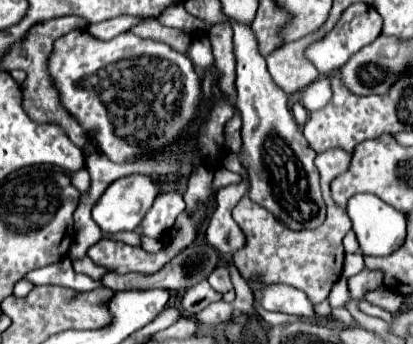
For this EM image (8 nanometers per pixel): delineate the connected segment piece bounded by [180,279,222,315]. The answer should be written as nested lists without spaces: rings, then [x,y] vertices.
[[[204,279],[204,281],[200,281],[198,285],[194,285],[192,289],[188,289],[188,291],[182,295],[180,307],[182,307],[182,311],[184,311],[186,315],[194,315],[194,313],[202,311],[204,307],[208,307],[210,303],[220,301],[220,299],[222,299],[222,293],[214,291],[214,289],[210,287],[210,283]]]

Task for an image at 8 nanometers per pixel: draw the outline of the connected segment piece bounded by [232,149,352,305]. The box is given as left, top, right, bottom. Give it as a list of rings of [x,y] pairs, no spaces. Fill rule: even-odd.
[[[330,149],[326,153],[318,153],[314,159],[318,173],[320,173],[322,195],[324,195],[324,201],[328,207],[326,221],[318,229],[292,231],[286,225],[282,225],[270,211],[254,205],[248,197],[240,199],[240,203],[232,211],[232,217],[242,227],[244,235],[246,235],[246,243],[242,249],[232,253],[232,259],[234,259],[234,265],[238,265],[244,279],[260,277],[264,283],[292,285],[292,287],[304,291],[314,305],[322,303],[328,297],[332,285],[342,275],[342,263],[344,263],[342,237],[352,229],[346,211],[340,209],[338,205],[334,205],[334,201],[330,199],[330,181],[348,171],[350,159],[352,157],[346,155],[346,151],[342,151],[342,149]]]

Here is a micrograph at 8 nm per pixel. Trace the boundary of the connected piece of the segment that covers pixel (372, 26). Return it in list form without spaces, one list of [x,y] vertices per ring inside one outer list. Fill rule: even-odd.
[[[352,3],[350,7],[346,7],[346,11],[342,11],[334,29],[330,33],[326,33],[320,41],[306,47],[304,55],[318,69],[318,73],[322,73],[322,75],[334,73],[336,69],[340,69],[346,63],[346,59],[350,59],[350,55],[354,55],[354,51],[360,51],[364,45],[372,43],[380,35],[380,29],[382,29],[382,17],[372,5]]]

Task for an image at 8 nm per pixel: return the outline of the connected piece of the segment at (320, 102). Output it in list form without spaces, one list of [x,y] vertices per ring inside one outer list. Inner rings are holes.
[[[318,77],[314,83],[310,83],[302,91],[302,105],[308,111],[316,111],[318,107],[324,107],[330,101],[330,79]]]

